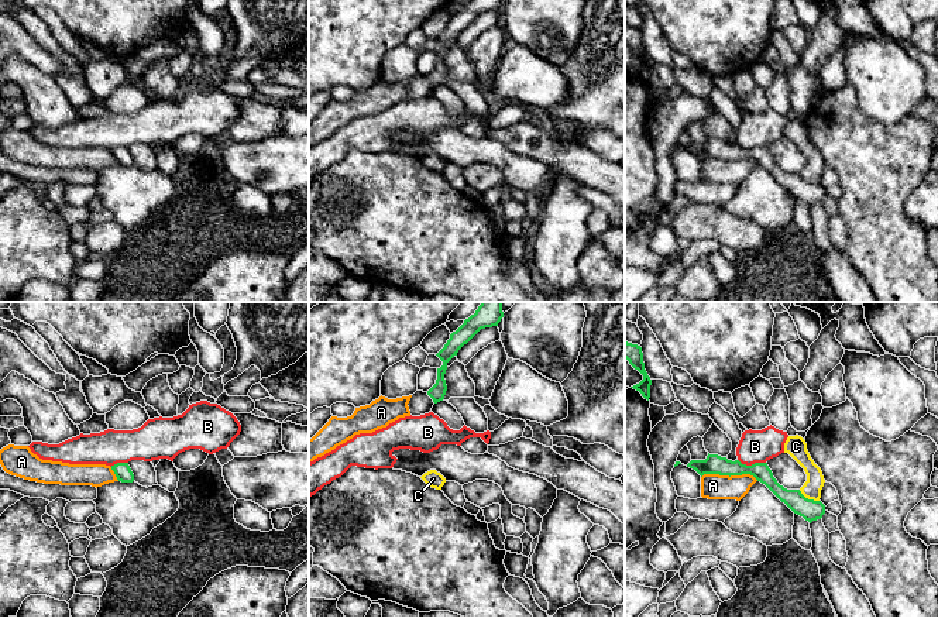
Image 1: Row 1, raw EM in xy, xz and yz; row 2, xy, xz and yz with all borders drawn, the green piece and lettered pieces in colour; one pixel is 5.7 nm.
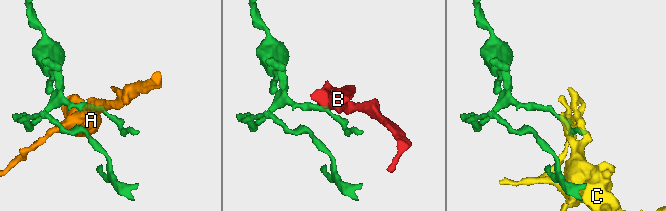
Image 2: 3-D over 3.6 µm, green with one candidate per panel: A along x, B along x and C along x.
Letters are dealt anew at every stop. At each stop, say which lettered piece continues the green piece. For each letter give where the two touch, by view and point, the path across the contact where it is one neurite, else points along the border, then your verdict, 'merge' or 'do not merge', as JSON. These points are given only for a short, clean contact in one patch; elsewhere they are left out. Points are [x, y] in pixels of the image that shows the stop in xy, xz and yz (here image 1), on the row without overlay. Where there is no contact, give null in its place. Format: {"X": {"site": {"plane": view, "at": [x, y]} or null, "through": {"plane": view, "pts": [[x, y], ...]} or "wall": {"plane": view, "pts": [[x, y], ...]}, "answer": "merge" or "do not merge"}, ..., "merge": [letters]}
{"A": {"site": {"plane": "yz", "at": [729, 160]}, "answer": "do not merge"}, "B": {"site": {"plane": "yz", "at": [752, 148]}, "wall": {"plane": "yz", "pts": [[738, 143], [746, 148], [765, 147]]}, "answer": "do not merge"}, "C": {"site": {"plane": "yz", "at": [807, 182]}, "answer": "do not merge"}, "merge": []}

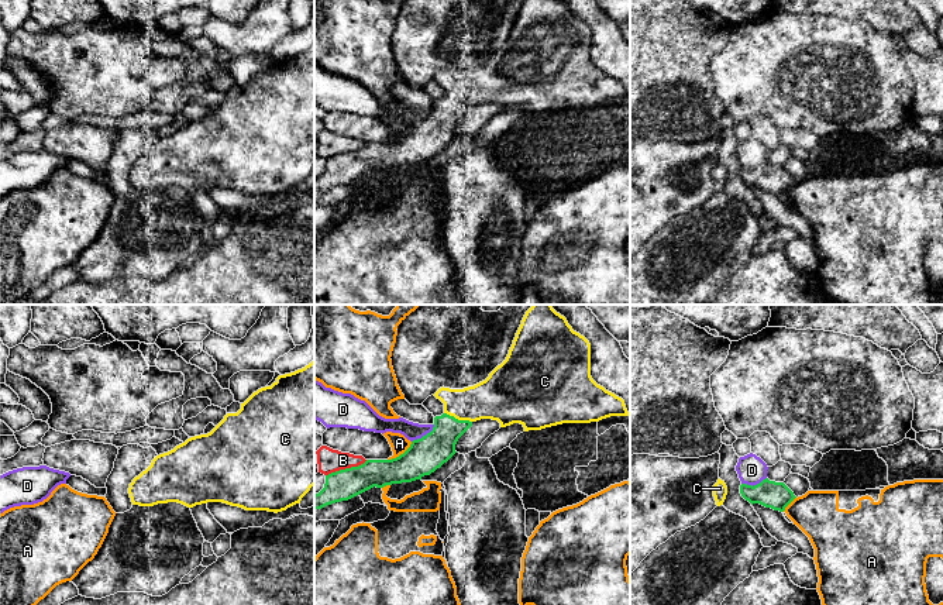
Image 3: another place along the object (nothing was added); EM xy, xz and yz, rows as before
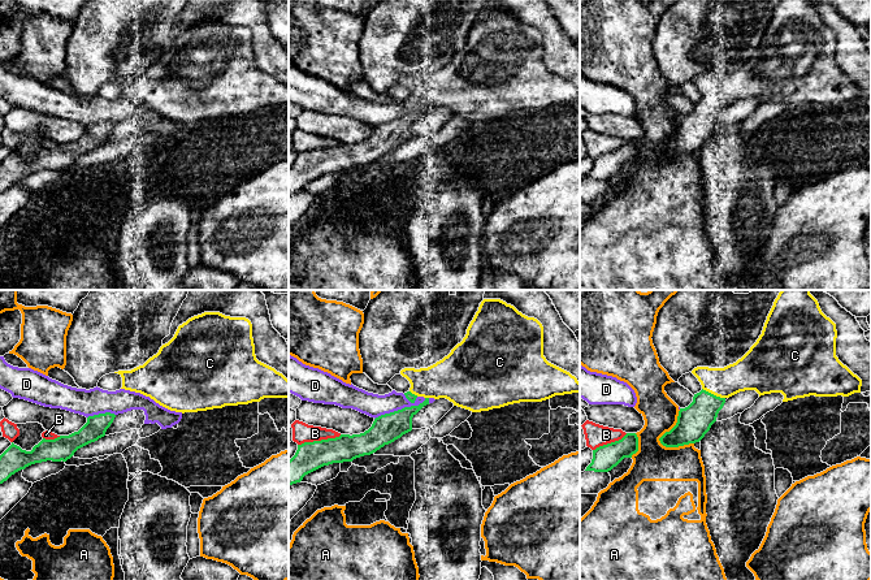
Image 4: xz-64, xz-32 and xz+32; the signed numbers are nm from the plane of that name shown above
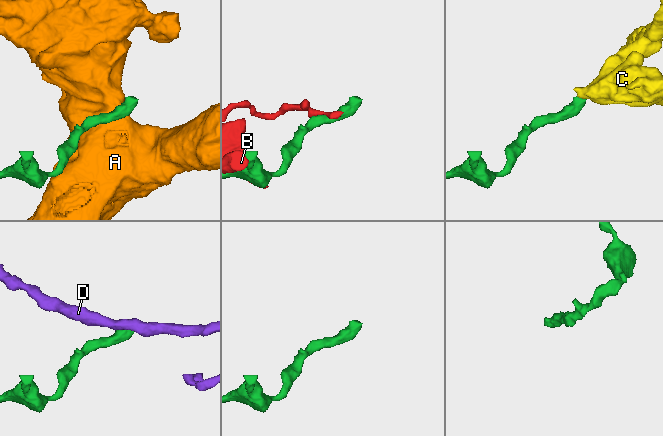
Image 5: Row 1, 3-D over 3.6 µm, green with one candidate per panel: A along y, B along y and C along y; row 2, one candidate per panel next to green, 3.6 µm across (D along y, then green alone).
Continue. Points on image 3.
{"A": {"site": {"plane": "xz", "at": [401, 138]}, "answer": "do not merge"}, "B": {"site": {"plane": "xz", "at": [346, 153]}, "answer": "do not merge"}, "C": {"site": {"plane": "xz", "at": [457, 103]}, "answer": "merge"}, "D": {"site": {"plane": "xz", "at": [423, 120]}, "wall": {"plane": "xz", "pts": [[434, 109], [429, 116], [412, 126]]}, "answer": "do not merge"}, "merge": ["C"]}

